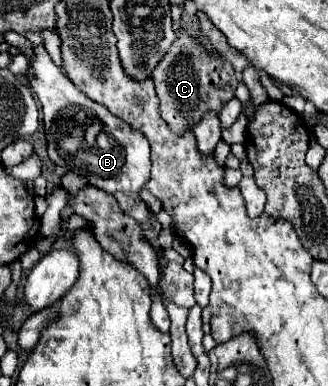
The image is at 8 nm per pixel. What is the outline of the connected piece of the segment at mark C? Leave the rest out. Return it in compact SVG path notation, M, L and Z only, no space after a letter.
M177 31L175 43L159 61L153 73L153 81L161 101L161 115L177 135L193 129L207 111L221 113L223 105L235 97L235 89L239 85L239 77L231 63L225 63L219 59L219 55L209 53L203 49L203 45L197 45L191 37L183 35L183 31Z

